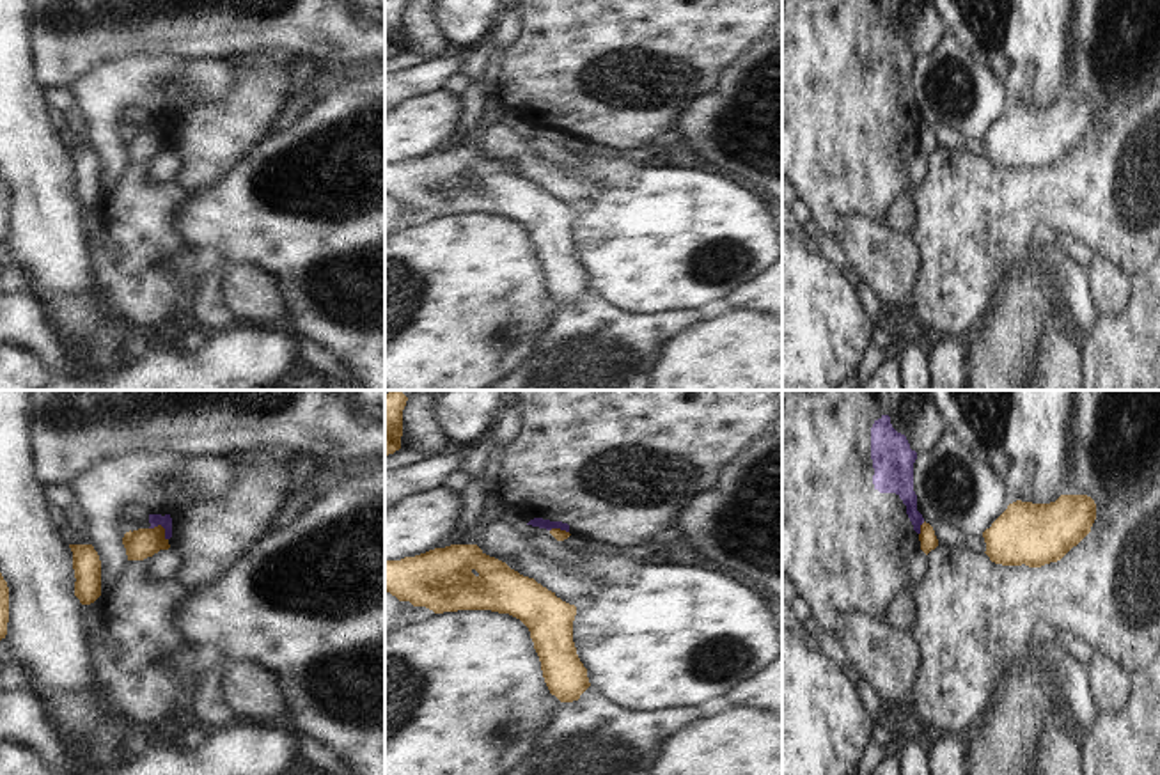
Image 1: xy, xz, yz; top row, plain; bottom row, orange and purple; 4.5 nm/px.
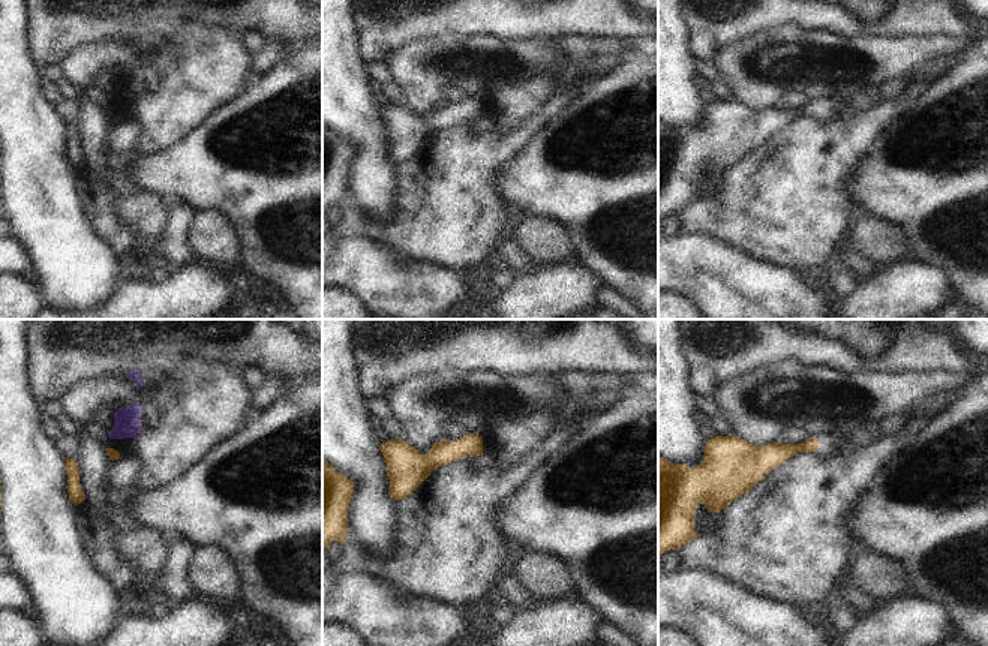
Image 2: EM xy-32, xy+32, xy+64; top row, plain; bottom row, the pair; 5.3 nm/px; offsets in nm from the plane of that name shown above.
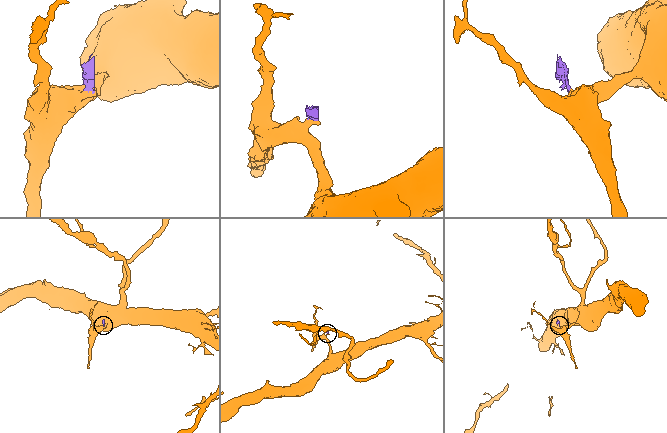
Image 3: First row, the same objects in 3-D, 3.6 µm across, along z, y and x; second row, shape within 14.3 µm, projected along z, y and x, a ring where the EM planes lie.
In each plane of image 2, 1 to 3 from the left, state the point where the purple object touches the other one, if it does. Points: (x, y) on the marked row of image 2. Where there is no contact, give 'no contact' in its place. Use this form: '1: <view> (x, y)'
1: no contact
2: no contact
3: no contact

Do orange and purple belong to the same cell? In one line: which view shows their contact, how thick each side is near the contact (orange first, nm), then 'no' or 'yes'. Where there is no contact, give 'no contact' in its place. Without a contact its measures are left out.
contact in xy; calibres 140 and 60 nm; no

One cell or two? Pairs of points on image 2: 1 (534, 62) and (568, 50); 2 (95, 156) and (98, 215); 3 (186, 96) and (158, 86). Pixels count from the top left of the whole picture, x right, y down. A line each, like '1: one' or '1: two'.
1: one
2: two
3: one

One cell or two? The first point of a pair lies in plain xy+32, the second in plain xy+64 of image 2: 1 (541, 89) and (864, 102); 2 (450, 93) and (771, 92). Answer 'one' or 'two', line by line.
1: one
2: two

